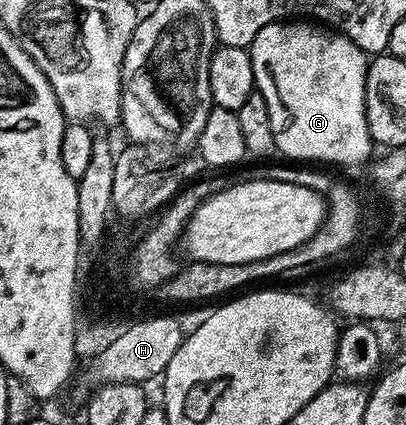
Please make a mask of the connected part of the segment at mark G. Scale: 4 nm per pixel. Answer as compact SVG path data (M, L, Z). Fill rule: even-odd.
M296 18L275 20L270 26L262 26L262 30L258 30L258 38L254 38L250 55L256 79L254 88L262 94L262 98L266 98L277 153L285 152L289 156L287 159L292 162L325 160L328 164L358 166L373 155L372 135L366 122L369 57L354 42L350 42L350 38L338 31L328 31L315 23L301 22Z

